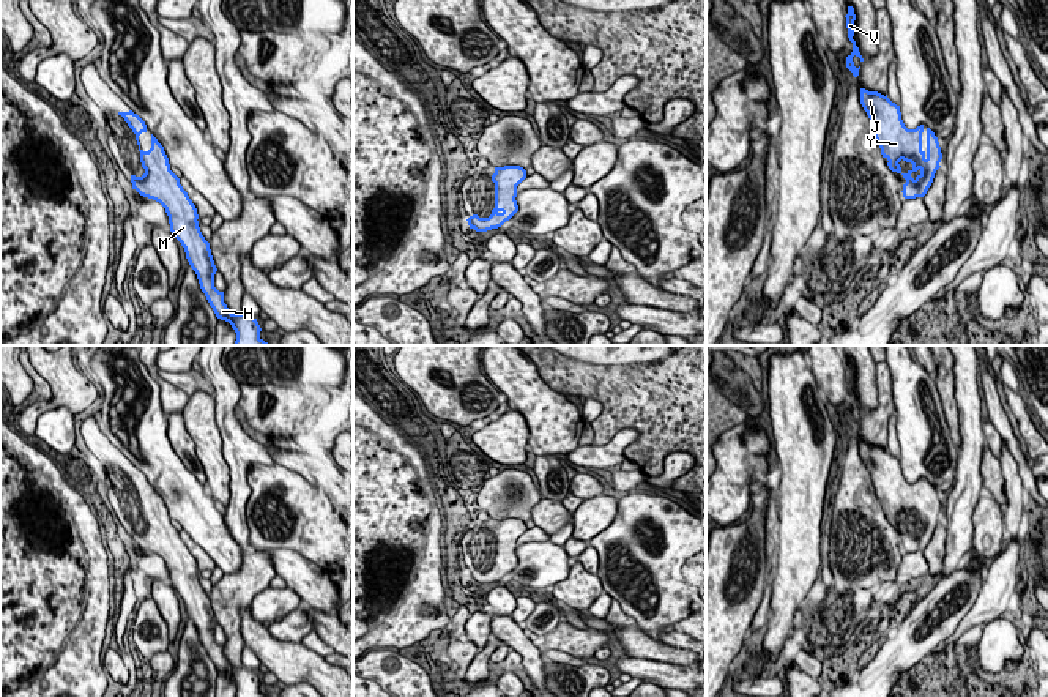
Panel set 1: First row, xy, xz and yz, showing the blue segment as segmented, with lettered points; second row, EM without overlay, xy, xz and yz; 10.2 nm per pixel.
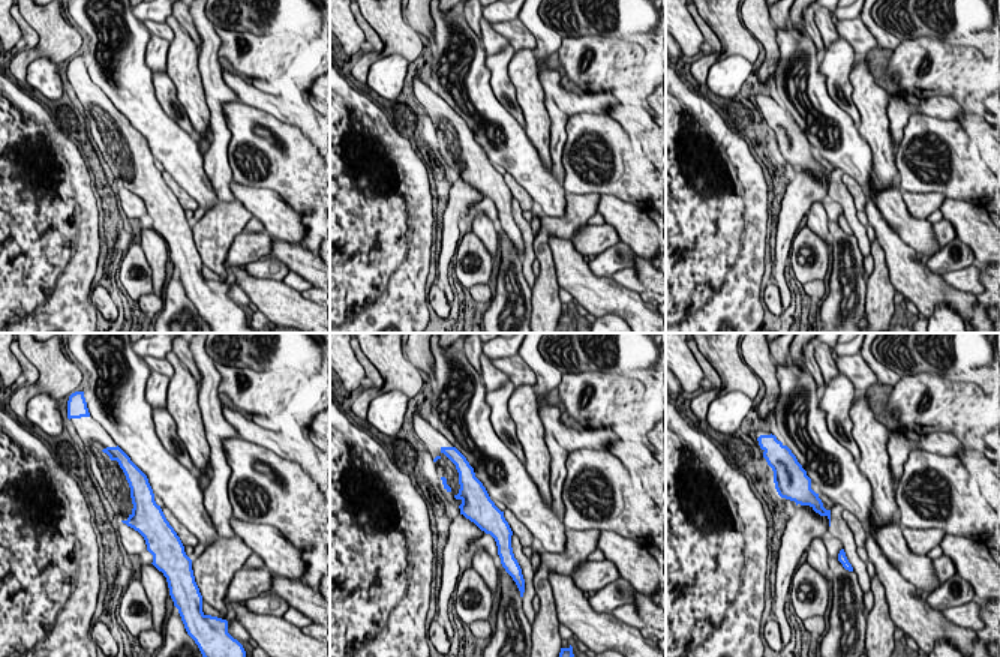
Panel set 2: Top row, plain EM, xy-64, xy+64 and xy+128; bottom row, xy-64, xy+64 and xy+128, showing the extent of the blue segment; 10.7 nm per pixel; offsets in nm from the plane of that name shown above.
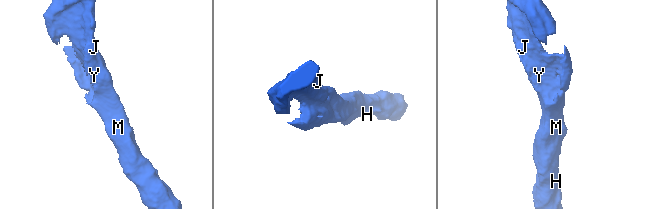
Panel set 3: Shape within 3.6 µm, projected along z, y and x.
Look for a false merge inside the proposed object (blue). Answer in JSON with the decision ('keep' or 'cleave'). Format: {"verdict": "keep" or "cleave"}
{"verdict": "keep"}

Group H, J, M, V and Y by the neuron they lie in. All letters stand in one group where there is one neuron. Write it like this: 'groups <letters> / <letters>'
groups H J M V Y

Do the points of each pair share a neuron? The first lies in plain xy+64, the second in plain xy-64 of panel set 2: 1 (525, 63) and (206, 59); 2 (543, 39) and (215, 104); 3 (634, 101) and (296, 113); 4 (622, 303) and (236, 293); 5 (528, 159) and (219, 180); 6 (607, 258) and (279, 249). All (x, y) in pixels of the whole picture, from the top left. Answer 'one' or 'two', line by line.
1: two
2: one
3: two
4: two
5: two
6: two

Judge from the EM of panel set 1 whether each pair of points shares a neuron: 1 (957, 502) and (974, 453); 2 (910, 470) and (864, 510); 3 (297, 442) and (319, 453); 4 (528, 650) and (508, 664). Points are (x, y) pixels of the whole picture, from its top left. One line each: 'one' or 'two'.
1: one
2: two
3: one
4: two

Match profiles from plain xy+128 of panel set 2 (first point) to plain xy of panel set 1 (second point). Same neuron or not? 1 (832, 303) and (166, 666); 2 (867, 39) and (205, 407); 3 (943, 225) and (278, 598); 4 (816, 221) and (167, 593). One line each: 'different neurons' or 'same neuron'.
1: different neurons
2: different neurons
3: same neuron
4: same neuron

